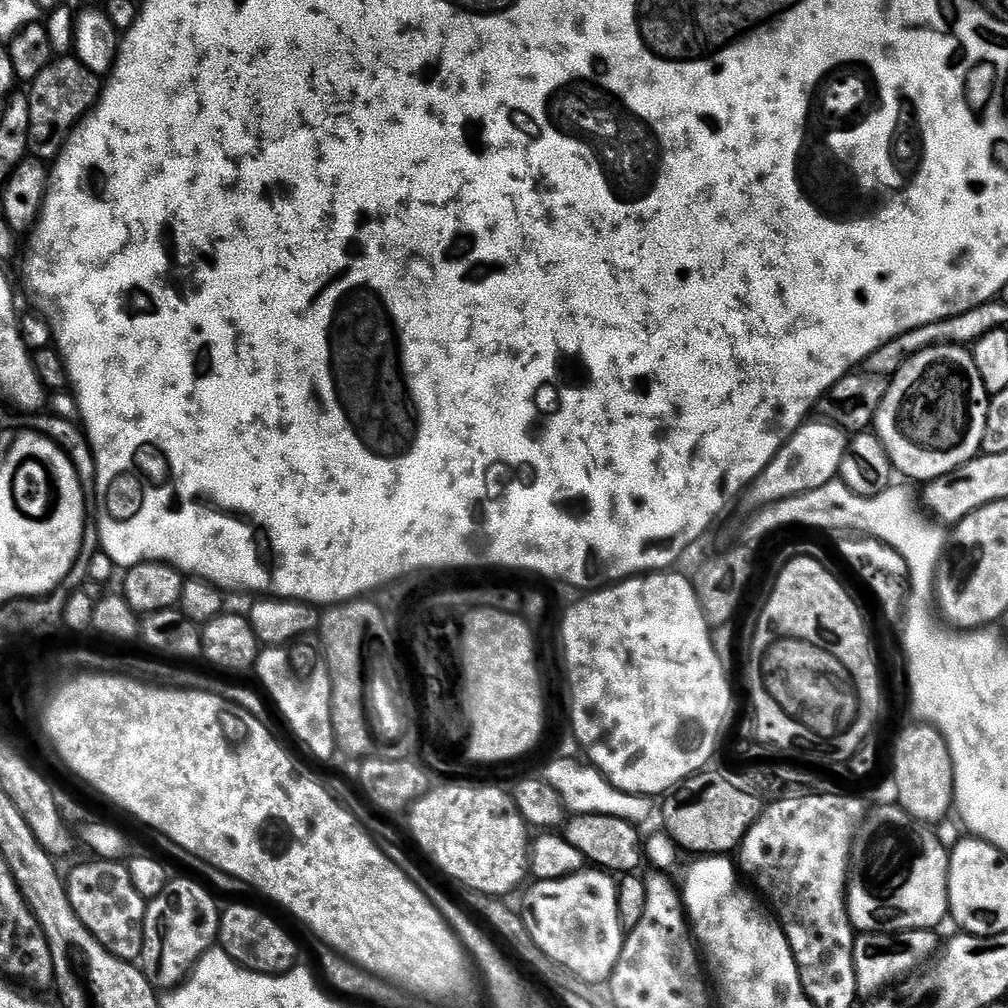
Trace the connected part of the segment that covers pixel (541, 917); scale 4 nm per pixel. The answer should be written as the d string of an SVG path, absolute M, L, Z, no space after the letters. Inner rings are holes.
M585 870L561 880L536 880L533 885L524 896L522 917L538 949L588 983L611 981L626 939L618 922L617 881L607 871Z

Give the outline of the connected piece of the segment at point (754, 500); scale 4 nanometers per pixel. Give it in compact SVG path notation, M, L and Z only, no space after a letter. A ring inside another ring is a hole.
M805 422L796 429L796 433L778 450L778 454L762 470L762 474L753 480L747 489L746 497L755 506L776 504L779 500L794 498L818 486L826 486L840 475L842 458L848 453L849 433L836 424Z

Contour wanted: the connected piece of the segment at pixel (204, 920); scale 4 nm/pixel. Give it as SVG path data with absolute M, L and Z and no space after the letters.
M169 879L166 890L162 890L158 898L148 901L138 967L157 990L179 988L197 962L217 943L222 908L216 905L215 898L211 896L213 893L197 880Z

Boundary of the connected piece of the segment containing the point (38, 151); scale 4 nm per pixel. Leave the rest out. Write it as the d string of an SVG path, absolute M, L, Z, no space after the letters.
M67 54L53 58L31 80L29 88L32 89L27 89L26 92L30 110L29 153L36 158L55 157L58 152L57 141L67 137L76 124L84 118L88 109L100 96L101 87L101 77L97 73L86 70L86 66L82 66L82 62L76 59L75 55Z

